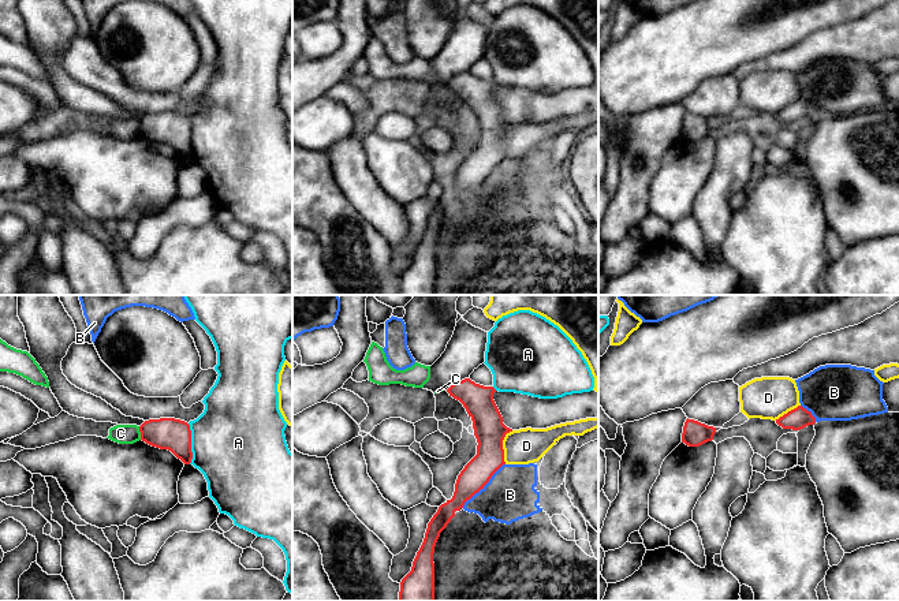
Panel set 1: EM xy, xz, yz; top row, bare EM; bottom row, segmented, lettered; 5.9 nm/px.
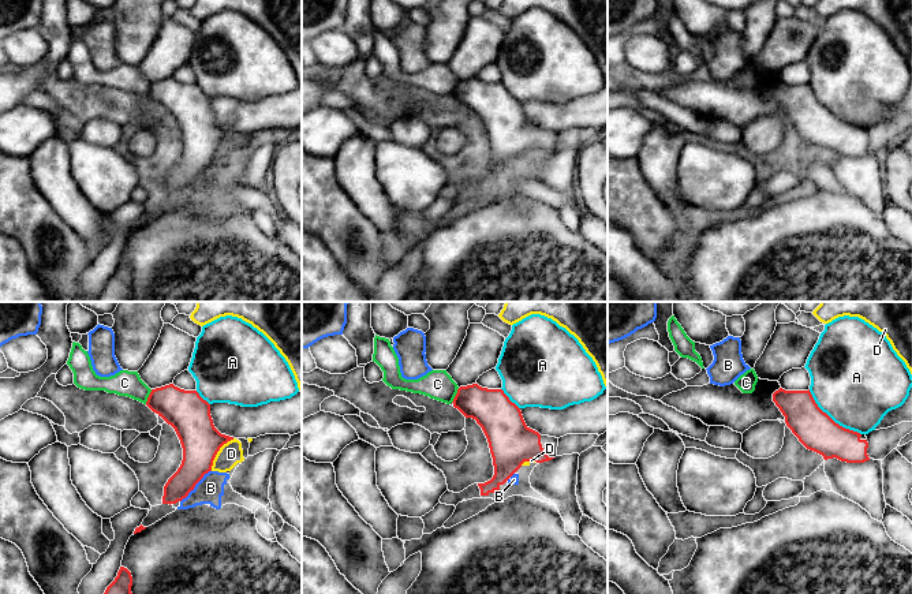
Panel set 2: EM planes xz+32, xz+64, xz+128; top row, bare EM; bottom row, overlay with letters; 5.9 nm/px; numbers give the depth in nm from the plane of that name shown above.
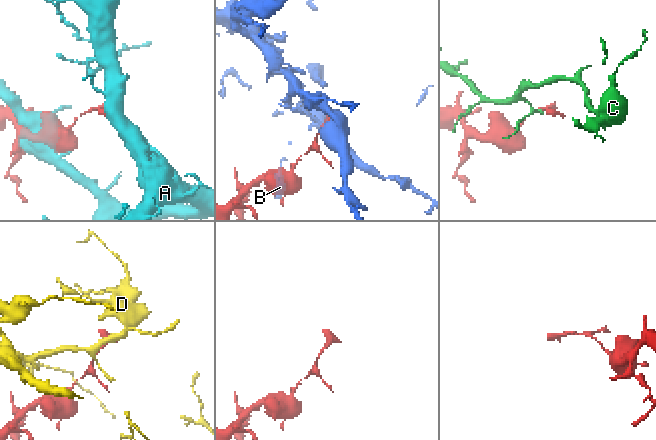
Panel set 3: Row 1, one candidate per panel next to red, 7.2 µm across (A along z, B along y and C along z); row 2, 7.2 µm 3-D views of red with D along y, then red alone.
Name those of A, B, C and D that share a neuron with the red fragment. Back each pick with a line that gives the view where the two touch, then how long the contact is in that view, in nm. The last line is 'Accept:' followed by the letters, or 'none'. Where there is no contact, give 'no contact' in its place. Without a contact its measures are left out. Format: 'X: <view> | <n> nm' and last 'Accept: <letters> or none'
Accept: none

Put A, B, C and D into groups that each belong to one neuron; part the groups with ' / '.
A / B / C / D

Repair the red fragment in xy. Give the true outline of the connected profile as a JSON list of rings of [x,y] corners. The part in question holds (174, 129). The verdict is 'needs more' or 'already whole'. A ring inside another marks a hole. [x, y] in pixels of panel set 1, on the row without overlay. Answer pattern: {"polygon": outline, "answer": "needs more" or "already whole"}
{"polygon": [[[175,112],[149,113],[139,120],[139,126],[146,138],[171,145],[184,158],[191,157],[191,124],[187,116]]], "answer": "already whole"}

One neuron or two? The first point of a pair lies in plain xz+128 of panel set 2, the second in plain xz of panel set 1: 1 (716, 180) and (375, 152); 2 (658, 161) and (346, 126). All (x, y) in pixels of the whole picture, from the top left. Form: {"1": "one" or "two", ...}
{"1": "one", "2": "two"}

